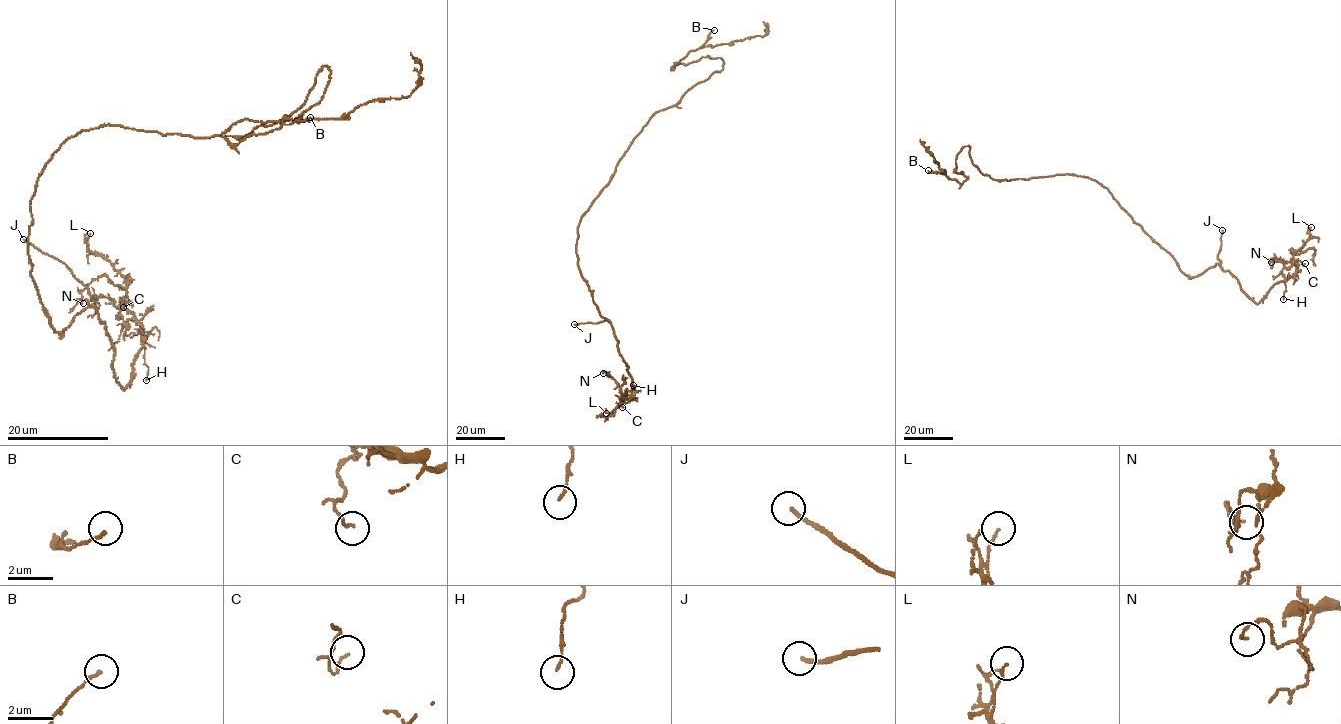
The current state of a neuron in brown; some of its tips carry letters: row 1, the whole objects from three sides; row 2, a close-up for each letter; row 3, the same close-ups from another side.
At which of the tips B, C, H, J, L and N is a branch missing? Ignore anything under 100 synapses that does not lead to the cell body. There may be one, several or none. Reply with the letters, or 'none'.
J

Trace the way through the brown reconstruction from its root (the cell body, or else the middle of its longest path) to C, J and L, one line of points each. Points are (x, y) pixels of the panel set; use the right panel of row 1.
C: (1074, 175), (1106, 188), (1189, 278), (1217, 263), (1258, 303), (1274, 284), (1293, 275), (1297, 260), (1305, 263)
J: (1074, 175), (1087, 177), (1106, 188), (1189, 278), (1221, 263), (1218, 254), (1222, 230)
L: (1074, 175), (1106, 188), (1189, 278), (1217, 263), (1256, 303), (1295, 273), (1293, 255), (1311, 237), (1311, 227)

